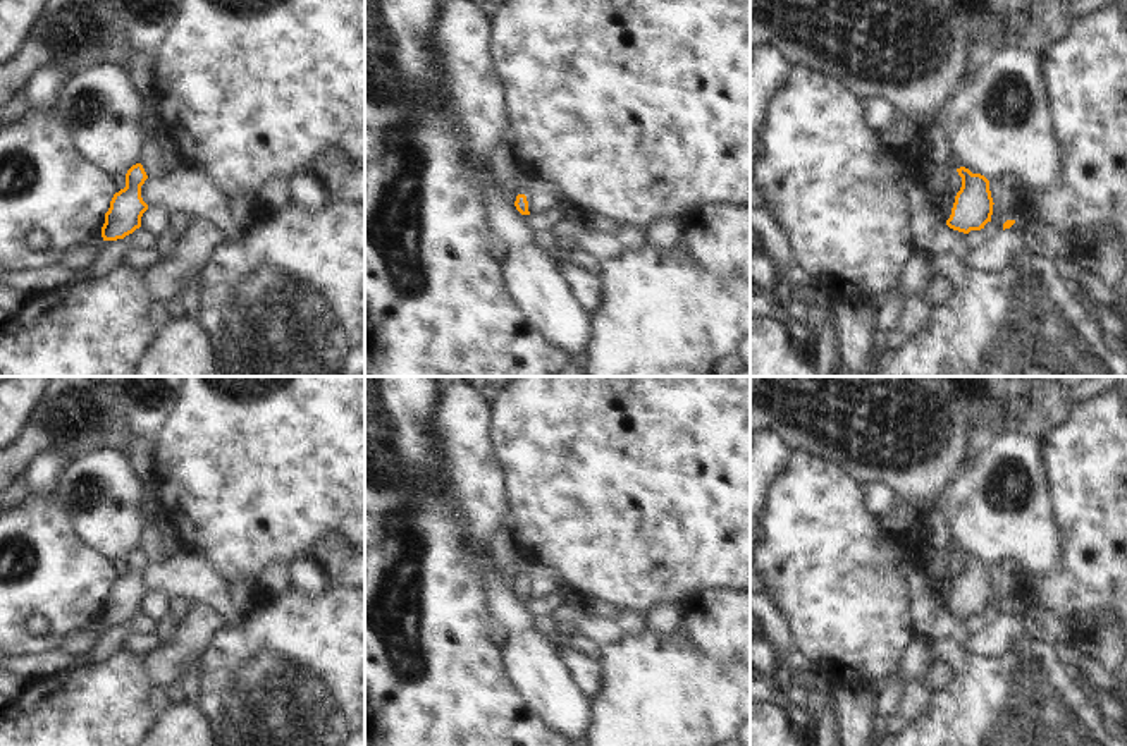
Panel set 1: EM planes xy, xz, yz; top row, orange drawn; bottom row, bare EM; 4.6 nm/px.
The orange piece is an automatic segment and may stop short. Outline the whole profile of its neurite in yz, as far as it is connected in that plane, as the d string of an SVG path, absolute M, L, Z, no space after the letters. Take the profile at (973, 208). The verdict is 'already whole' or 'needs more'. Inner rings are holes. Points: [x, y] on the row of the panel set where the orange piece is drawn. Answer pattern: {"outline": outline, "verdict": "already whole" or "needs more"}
{"outline": "M957 168L962 177L962 187L955 196L951 215L946 225L953 230L969 234L981 230L993 215L993 198L989 180L981 174L972 174L969 168Z", "verdict": "already whole"}

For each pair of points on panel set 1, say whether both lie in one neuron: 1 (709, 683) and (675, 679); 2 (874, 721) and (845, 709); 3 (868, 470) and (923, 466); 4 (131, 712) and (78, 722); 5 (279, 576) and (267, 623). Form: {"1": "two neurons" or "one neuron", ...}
{"1": "one neuron", "2": "one neuron", "3": "one neuron", "4": "one neuron", "5": "two neurons"}

